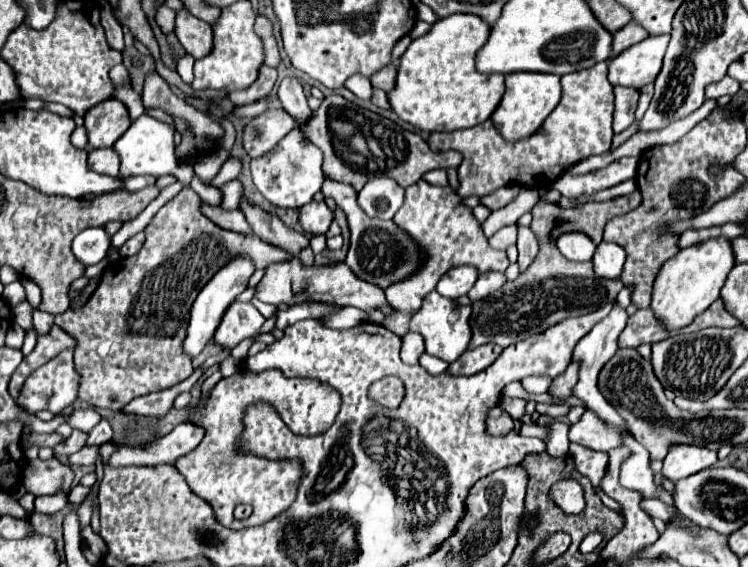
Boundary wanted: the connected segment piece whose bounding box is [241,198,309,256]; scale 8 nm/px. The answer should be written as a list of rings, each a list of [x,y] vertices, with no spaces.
[[[245,198],[241,200],[241,210],[243,210],[249,226],[253,228],[253,232],[263,242],[277,246],[277,248],[281,248],[293,256],[297,256],[303,248],[309,246],[309,238],[305,234],[287,228],[275,214],[269,214],[269,212],[261,210],[259,206],[247,204]]]

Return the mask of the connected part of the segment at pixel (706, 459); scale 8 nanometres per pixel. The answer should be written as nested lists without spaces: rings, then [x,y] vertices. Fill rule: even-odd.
[[[671,444],[669,452],[663,460],[661,474],[669,480],[679,480],[699,472],[701,468],[709,468],[717,462],[717,450],[709,450],[693,444]]]

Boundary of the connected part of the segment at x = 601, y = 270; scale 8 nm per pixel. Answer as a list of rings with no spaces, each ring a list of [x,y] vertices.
[[[601,242],[591,262],[593,262],[595,276],[615,280],[619,278],[625,264],[625,250],[613,242]]]

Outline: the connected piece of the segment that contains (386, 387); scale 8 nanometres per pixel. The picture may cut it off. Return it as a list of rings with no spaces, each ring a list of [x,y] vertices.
[[[385,378],[385,380],[377,380],[377,384],[373,384],[373,388],[369,388],[369,396],[379,400],[383,406],[397,408],[397,404],[401,402],[401,396],[403,396],[403,388],[401,388],[399,380]]]

